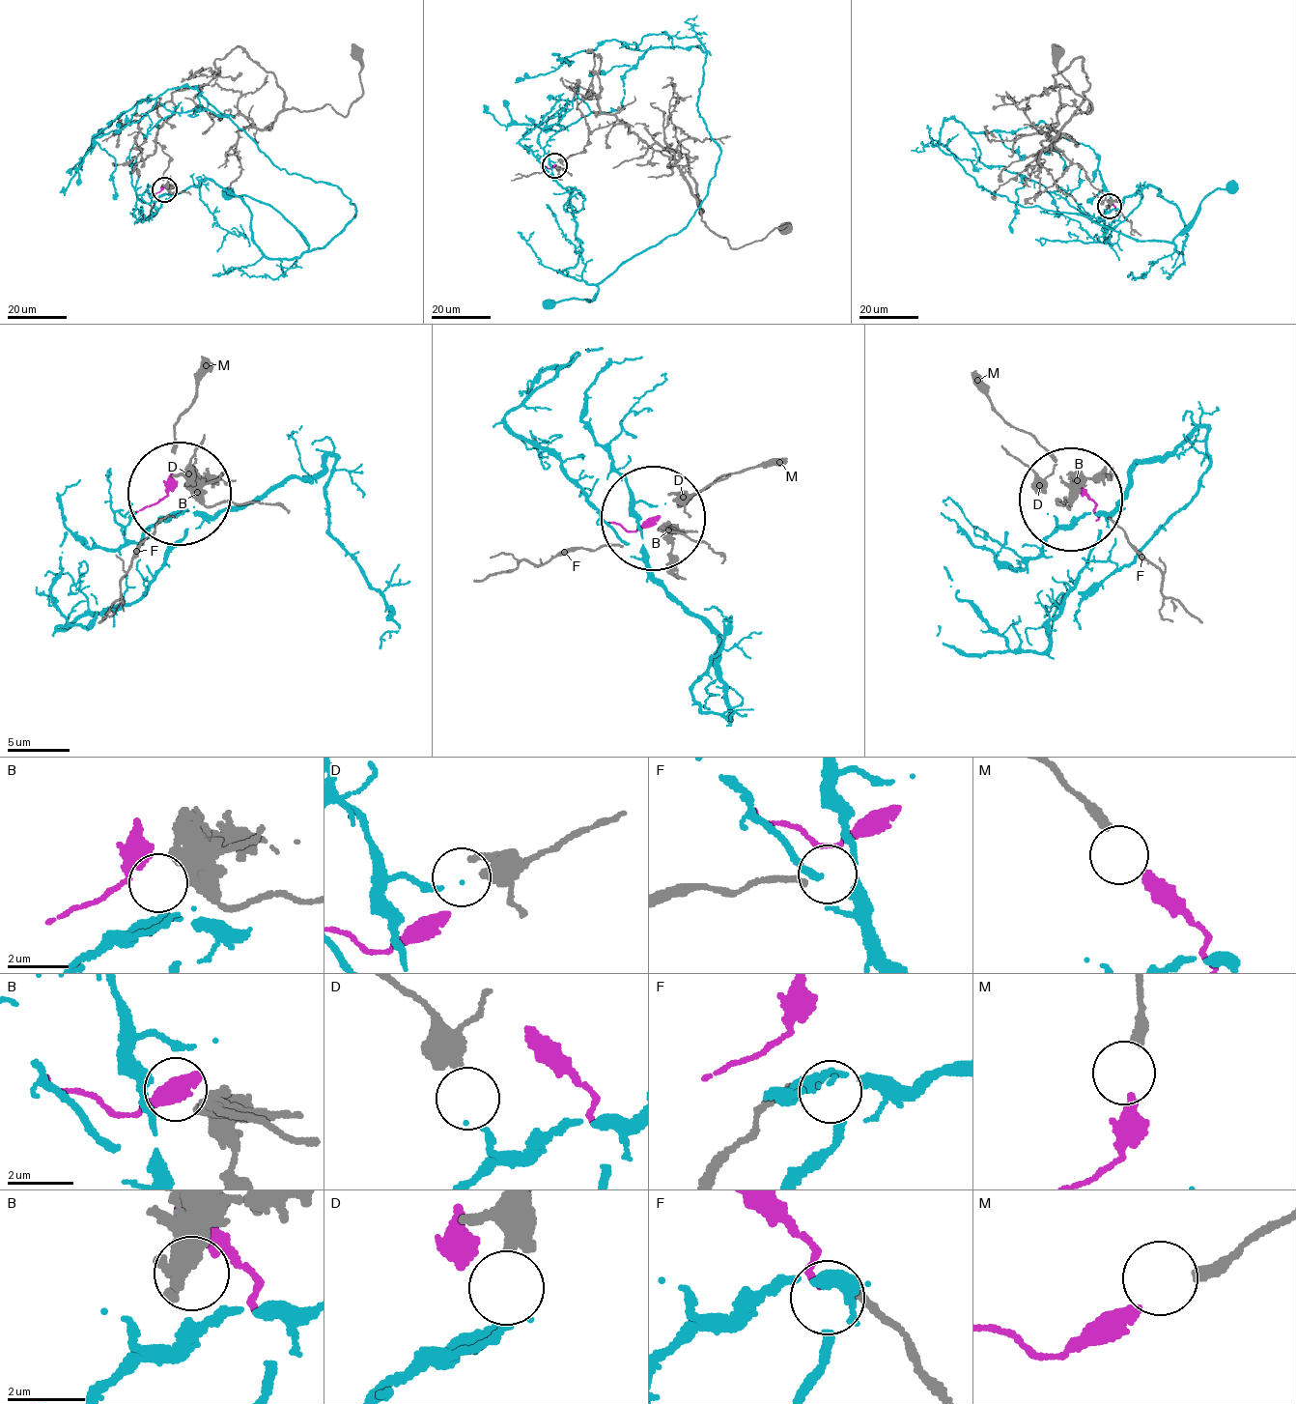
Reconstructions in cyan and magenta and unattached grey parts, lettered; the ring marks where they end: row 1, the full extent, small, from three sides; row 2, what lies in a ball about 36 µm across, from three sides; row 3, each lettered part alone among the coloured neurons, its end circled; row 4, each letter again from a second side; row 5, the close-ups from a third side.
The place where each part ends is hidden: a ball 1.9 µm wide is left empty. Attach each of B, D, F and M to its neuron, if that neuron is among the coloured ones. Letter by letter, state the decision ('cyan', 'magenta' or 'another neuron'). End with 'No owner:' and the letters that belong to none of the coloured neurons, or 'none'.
B: another neuron
D: another neuron
F: cyan
M: magenta
No owner: B, D

